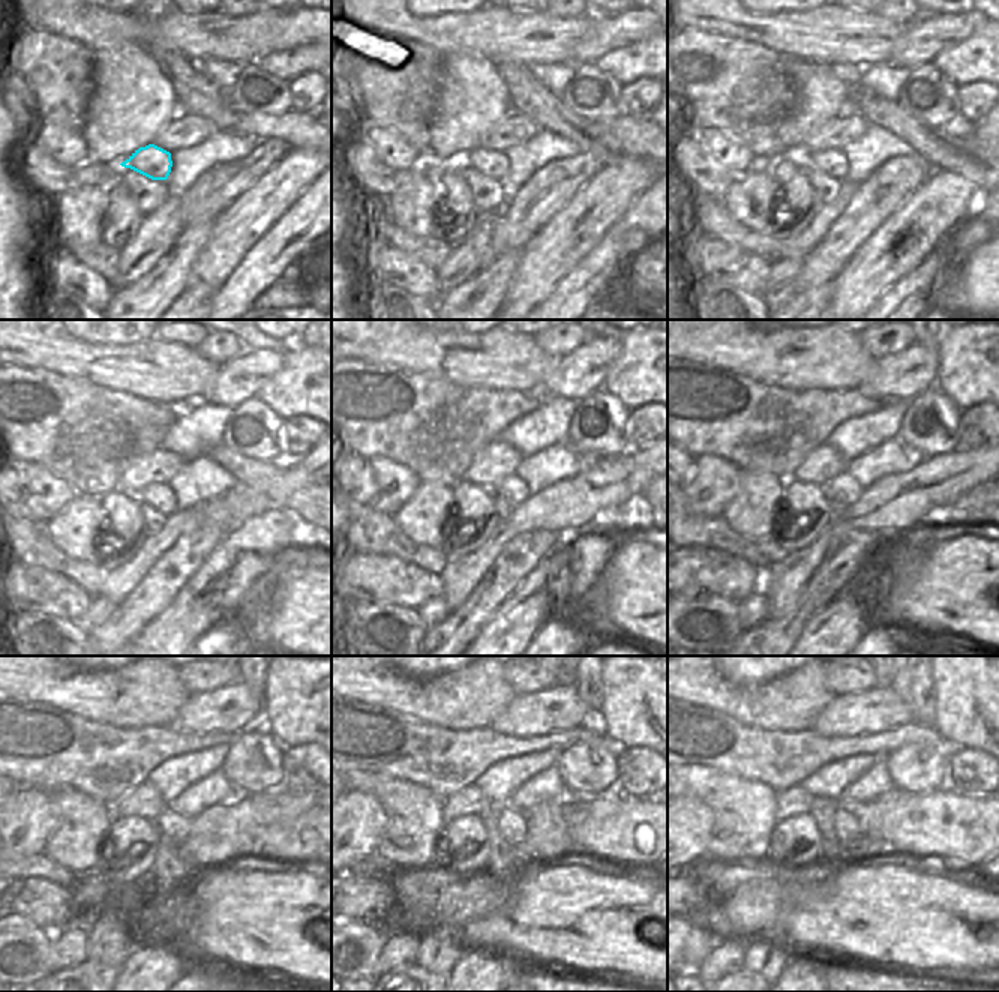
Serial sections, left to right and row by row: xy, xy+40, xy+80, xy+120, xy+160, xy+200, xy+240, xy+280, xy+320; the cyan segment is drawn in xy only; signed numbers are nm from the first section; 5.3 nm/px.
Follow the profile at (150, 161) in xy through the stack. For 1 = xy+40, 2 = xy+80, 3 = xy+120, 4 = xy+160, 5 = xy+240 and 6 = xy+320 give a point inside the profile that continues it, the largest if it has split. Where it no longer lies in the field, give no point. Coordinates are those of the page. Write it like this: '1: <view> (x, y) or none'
1: xy+40 (494, 164)
2: xy+80 (833, 162)
3: xy+120 (158, 496)
4: xy+160 (512, 491)
5: xy+240 (171, 824)
6: xy+320 (846, 824)

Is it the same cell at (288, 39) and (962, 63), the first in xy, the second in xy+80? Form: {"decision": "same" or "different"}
{"decision": "different"}

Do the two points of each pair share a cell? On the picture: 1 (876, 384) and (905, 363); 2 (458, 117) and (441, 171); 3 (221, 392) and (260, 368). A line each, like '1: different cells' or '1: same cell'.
1: same cell
2: different cells
3: same cell

